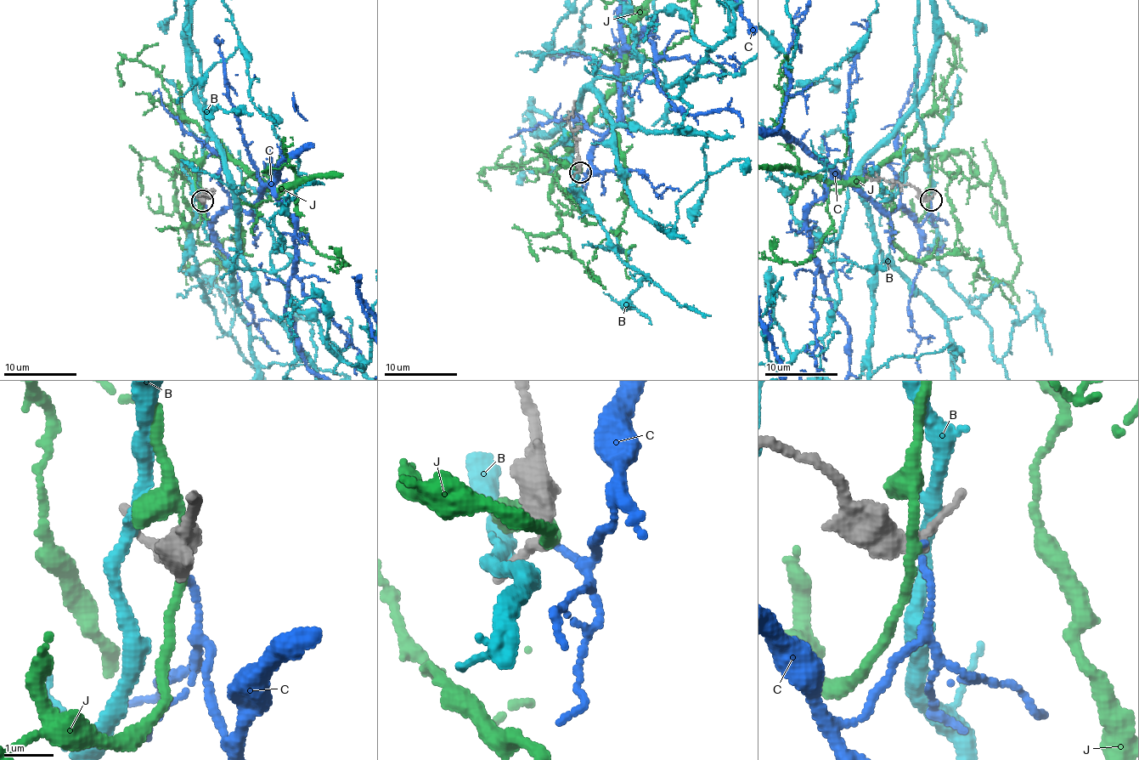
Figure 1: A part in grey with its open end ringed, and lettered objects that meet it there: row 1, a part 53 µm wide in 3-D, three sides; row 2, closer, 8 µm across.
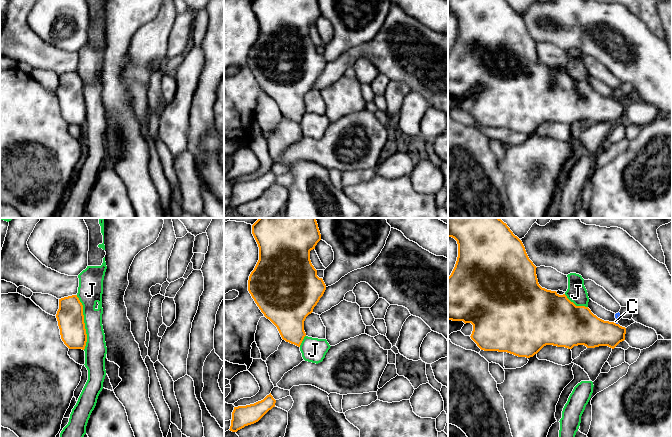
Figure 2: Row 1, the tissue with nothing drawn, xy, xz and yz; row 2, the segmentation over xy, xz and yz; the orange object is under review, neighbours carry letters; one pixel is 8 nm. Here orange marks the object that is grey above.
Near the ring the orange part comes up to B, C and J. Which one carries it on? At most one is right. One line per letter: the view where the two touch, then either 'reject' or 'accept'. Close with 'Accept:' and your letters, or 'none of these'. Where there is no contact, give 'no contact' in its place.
B: no contact; reject
C: contact in yz; reject
J: contact in xy; reject
Accept: none of these

